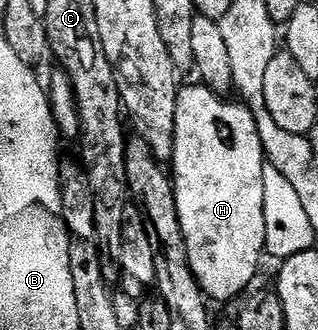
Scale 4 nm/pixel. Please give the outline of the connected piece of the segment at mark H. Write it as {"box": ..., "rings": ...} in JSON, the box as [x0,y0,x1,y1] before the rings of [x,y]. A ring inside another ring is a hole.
{"box":[170,85,266,297],"rings":[[[203,85],[195,86],[181,86],[176,93],[170,178],[176,194],[178,221],[182,225],[186,253],[190,257],[190,269],[205,296],[224,297],[238,292],[245,285],[256,265],[256,254],[262,251],[262,173],[266,166],[266,156],[254,117],[243,102],[227,103],[223,94]]]}

